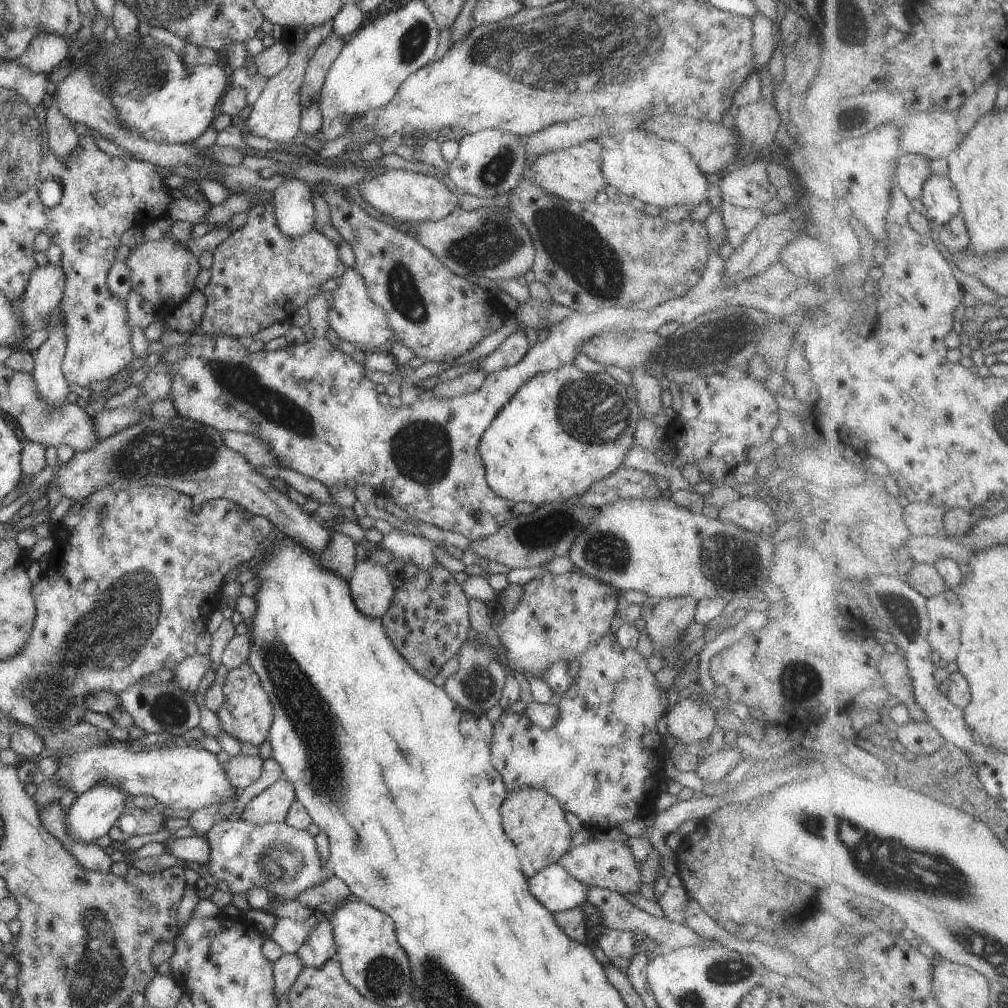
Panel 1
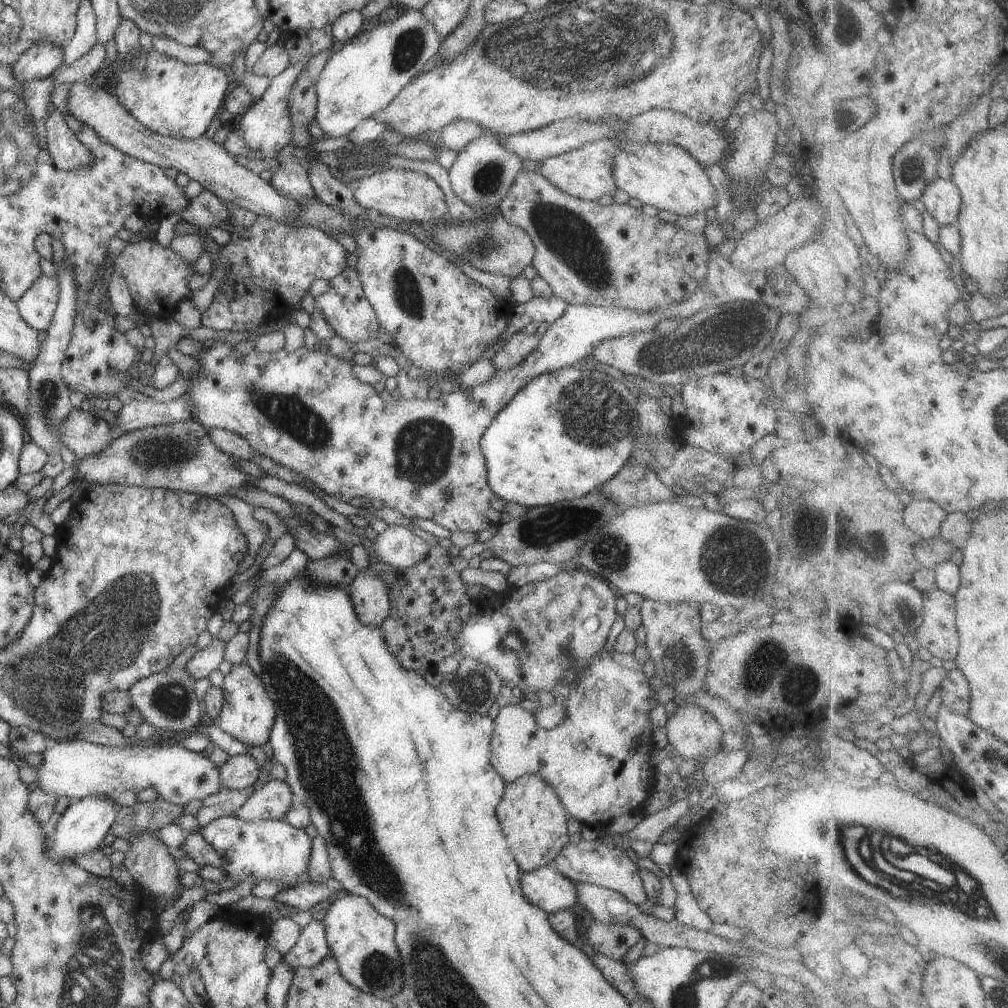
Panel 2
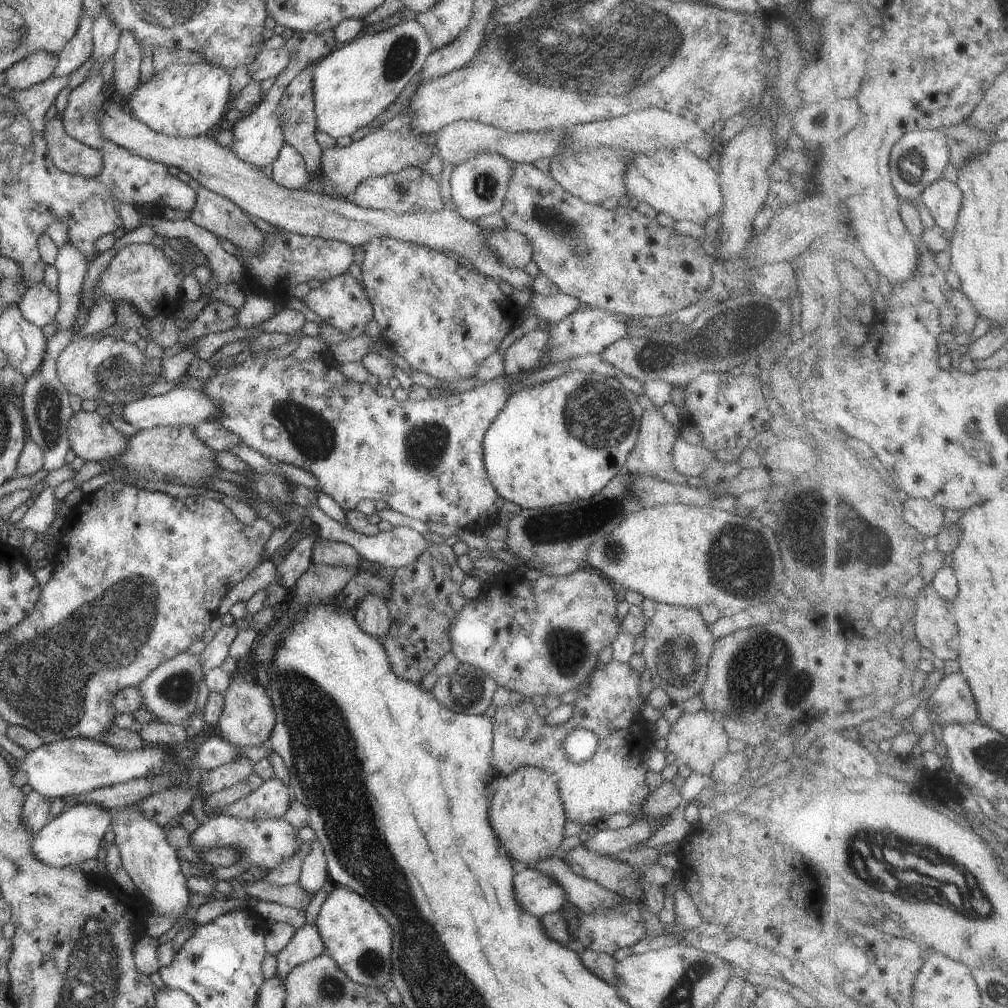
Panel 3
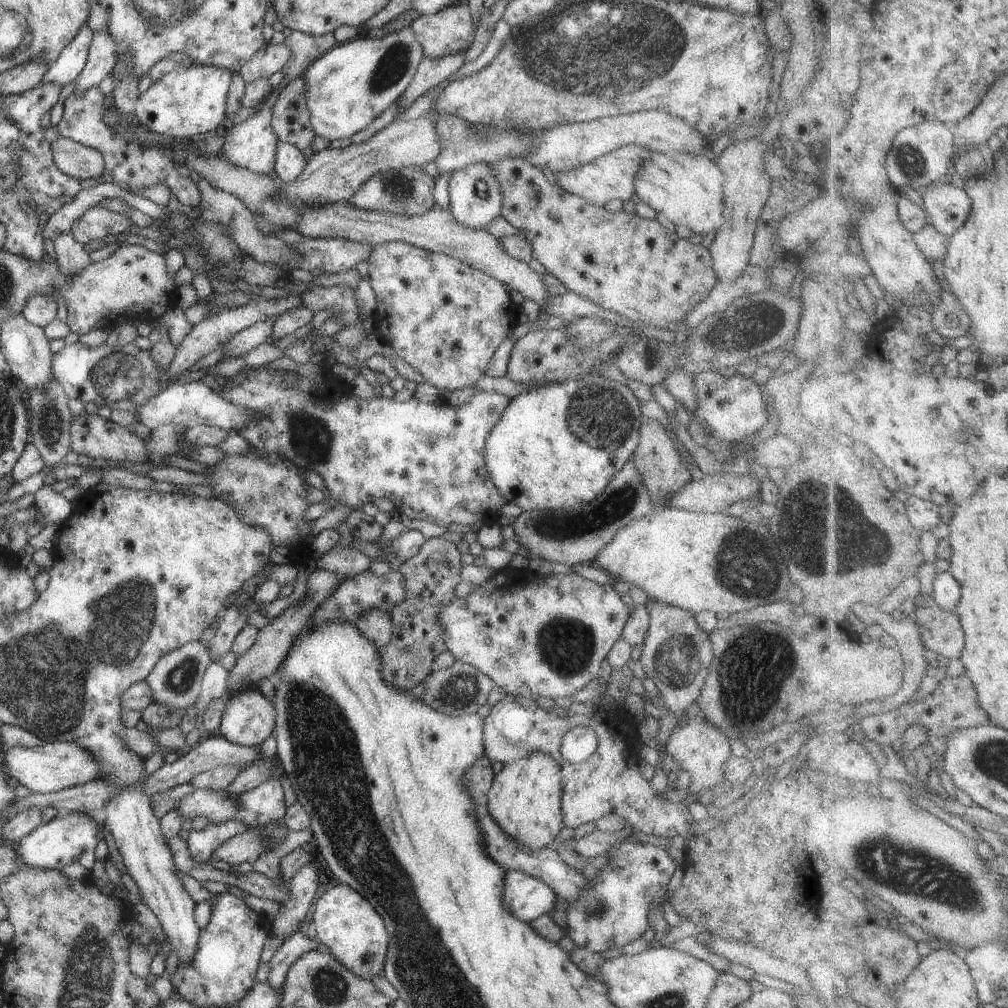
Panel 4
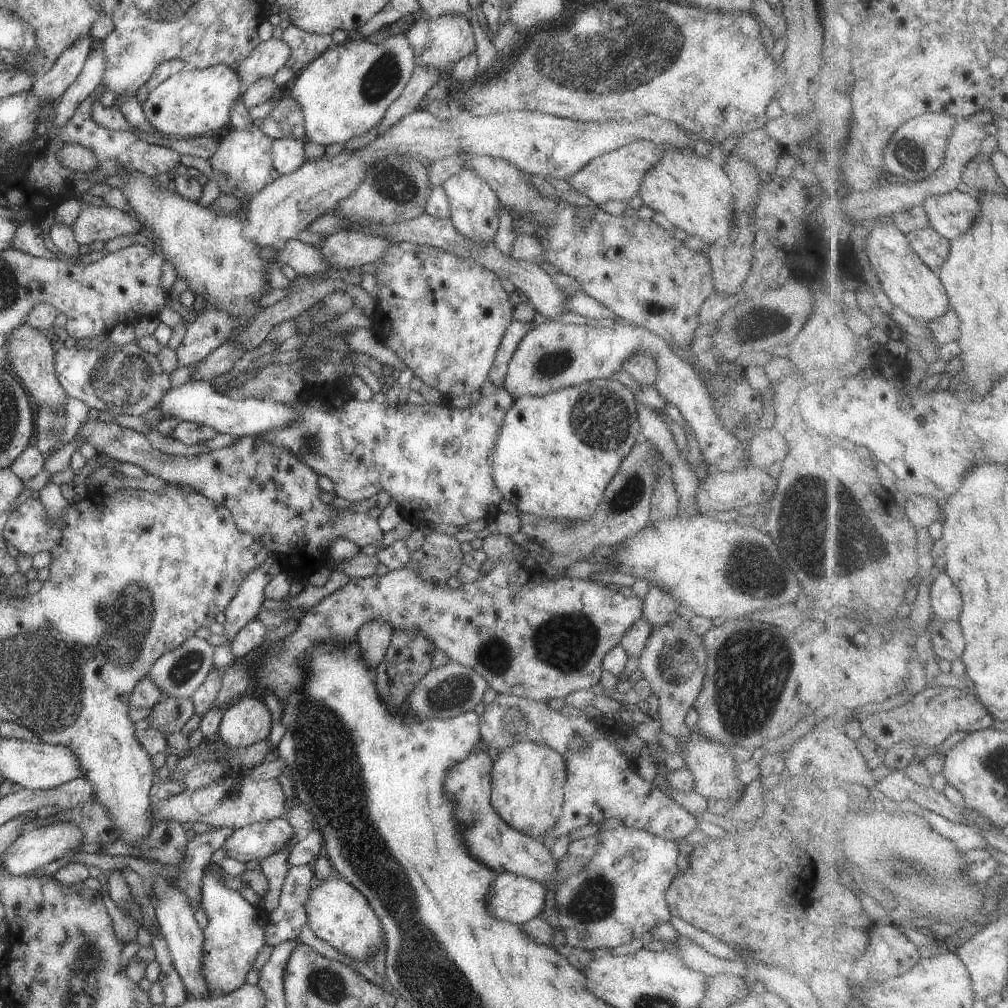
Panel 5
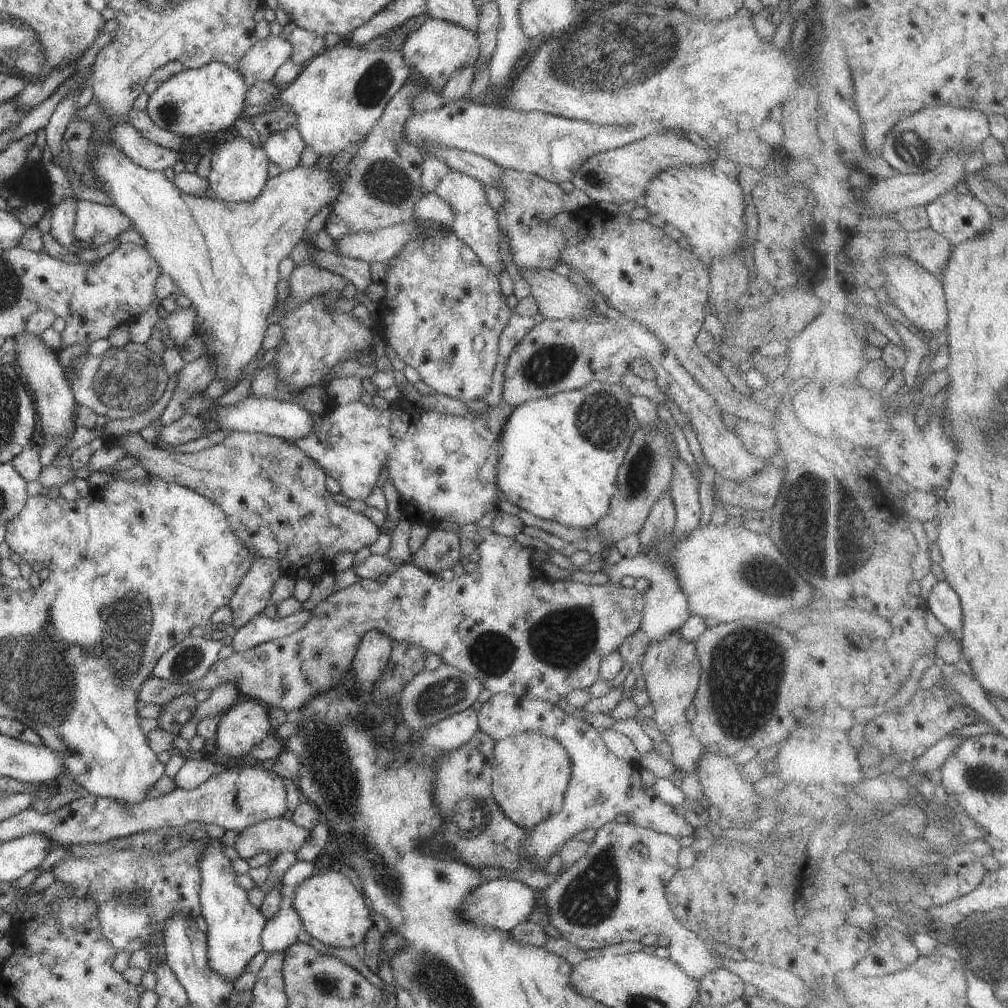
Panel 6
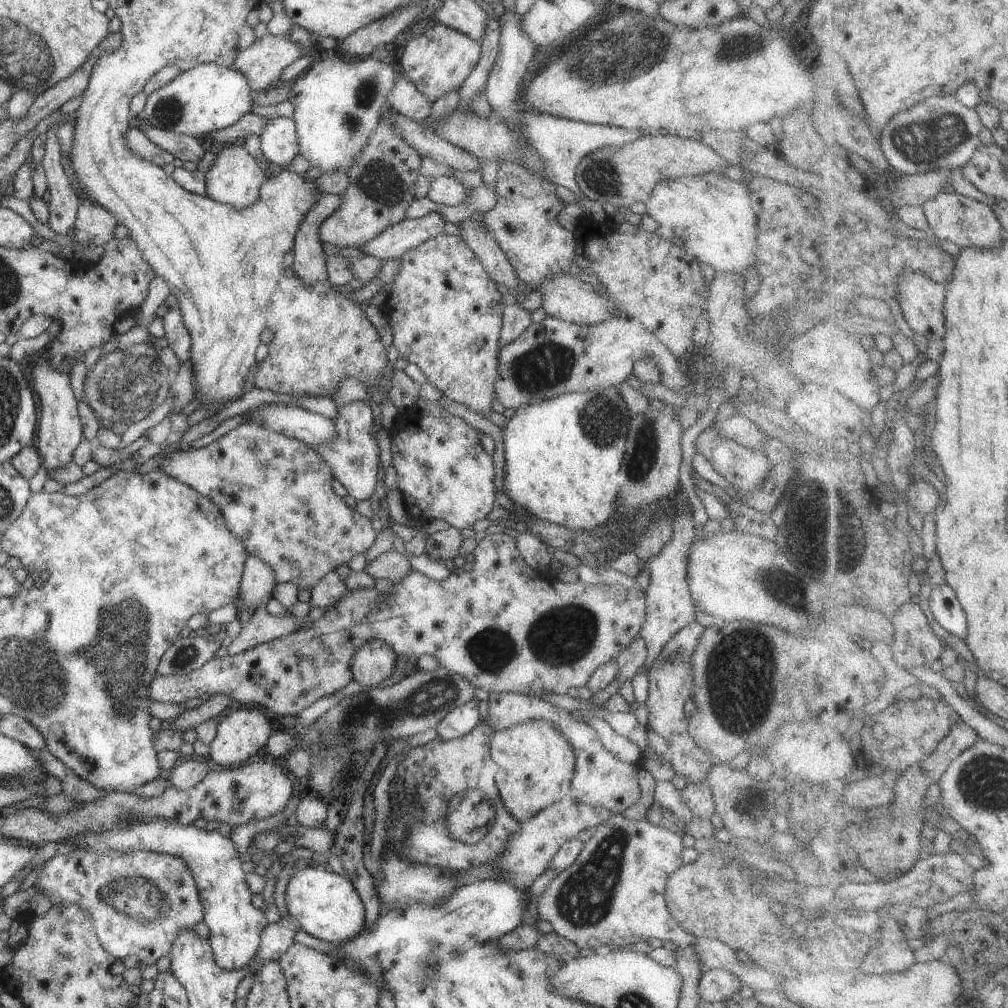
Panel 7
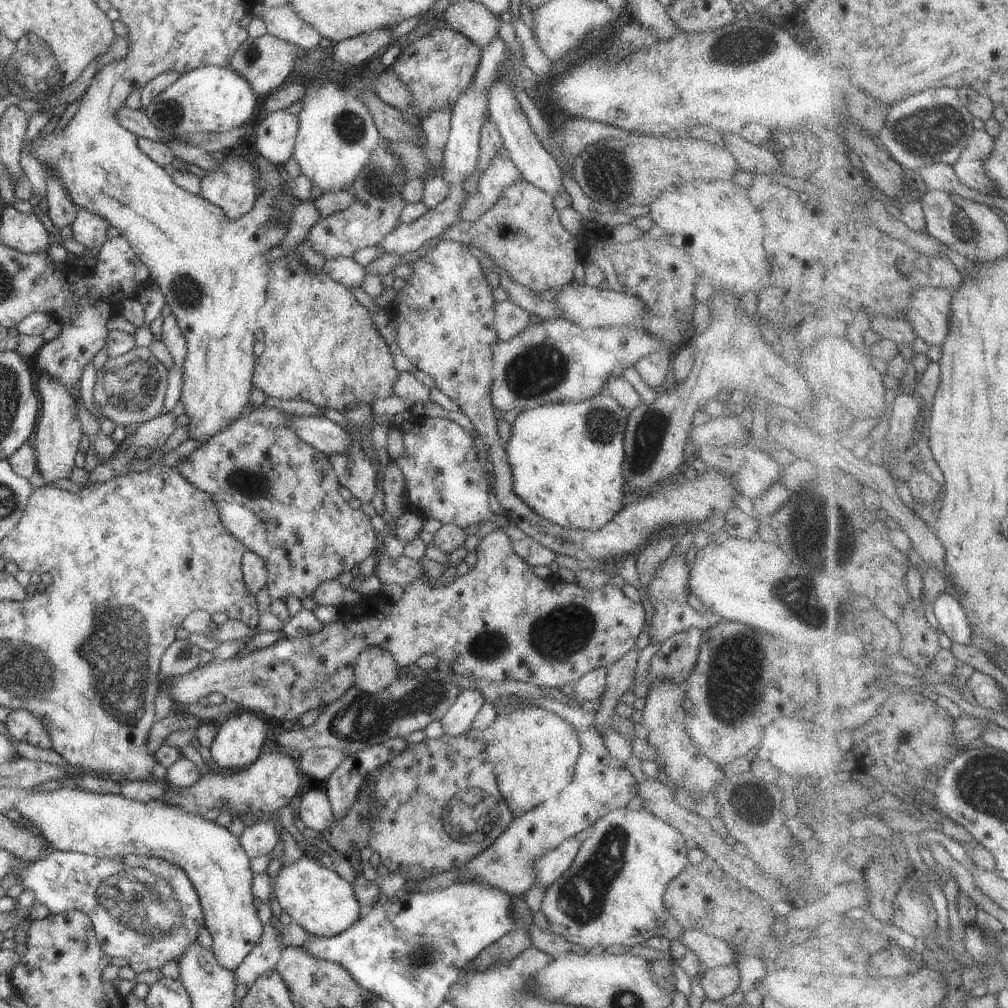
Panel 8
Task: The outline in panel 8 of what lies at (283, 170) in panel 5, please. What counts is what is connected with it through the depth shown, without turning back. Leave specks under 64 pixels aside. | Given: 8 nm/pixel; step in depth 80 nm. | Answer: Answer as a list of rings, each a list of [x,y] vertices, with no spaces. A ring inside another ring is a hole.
[[[285,110],[271,112],[259,120],[254,128],[256,131],[256,150],[260,151],[263,157],[271,160],[274,165],[281,167],[293,157],[298,127],[299,118],[296,115],[287,114]]]

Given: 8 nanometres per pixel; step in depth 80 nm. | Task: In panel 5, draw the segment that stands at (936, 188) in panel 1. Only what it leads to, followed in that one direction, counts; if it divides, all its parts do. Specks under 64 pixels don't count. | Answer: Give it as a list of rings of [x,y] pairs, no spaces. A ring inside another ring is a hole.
[[[962,190],[930,196],[923,206],[930,216],[932,227],[951,242],[964,236],[984,210],[976,194],[964,194]]]

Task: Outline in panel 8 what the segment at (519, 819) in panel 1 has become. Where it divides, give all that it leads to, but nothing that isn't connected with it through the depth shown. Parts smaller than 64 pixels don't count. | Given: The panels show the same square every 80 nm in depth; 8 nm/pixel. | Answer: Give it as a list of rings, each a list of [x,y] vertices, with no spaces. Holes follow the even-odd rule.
[[[534,706],[496,716],[494,722],[483,730],[483,741],[487,761],[492,763],[498,788],[515,817],[526,814],[544,801],[555,799],[570,784],[581,749],[576,730],[570,723],[550,710]]]

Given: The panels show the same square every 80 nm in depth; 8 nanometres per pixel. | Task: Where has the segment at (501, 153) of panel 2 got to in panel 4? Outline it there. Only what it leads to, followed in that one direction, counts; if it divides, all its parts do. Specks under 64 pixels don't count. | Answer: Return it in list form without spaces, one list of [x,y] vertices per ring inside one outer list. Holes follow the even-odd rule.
[[[478,162],[458,170],[452,174],[448,182],[449,210],[454,216],[454,220],[466,228],[476,228],[484,230],[491,226],[496,217],[502,214],[502,192],[498,180],[494,180],[494,172],[490,170],[490,165]]]

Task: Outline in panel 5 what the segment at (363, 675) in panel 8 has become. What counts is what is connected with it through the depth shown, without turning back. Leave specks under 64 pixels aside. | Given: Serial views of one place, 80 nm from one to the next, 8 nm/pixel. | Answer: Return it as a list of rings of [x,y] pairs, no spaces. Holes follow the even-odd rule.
[[[372,620],[362,624],[358,630],[357,643],[362,654],[362,660],[368,664],[368,668],[375,668],[384,660],[384,654],[388,651],[394,632],[392,626],[384,620]]]

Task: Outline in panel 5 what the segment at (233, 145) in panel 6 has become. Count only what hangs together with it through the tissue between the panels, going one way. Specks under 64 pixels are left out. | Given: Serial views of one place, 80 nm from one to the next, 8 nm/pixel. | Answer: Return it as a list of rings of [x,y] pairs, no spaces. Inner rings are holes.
[[[256,125],[244,130],[232,130],[220,142],[216,154],[209,160],[213,171],[212,180],[216,181],[220,192],[249,201],[265,188],[271,180],[270,171],[273,169],[270,156],[272,142],[273,140]]]

